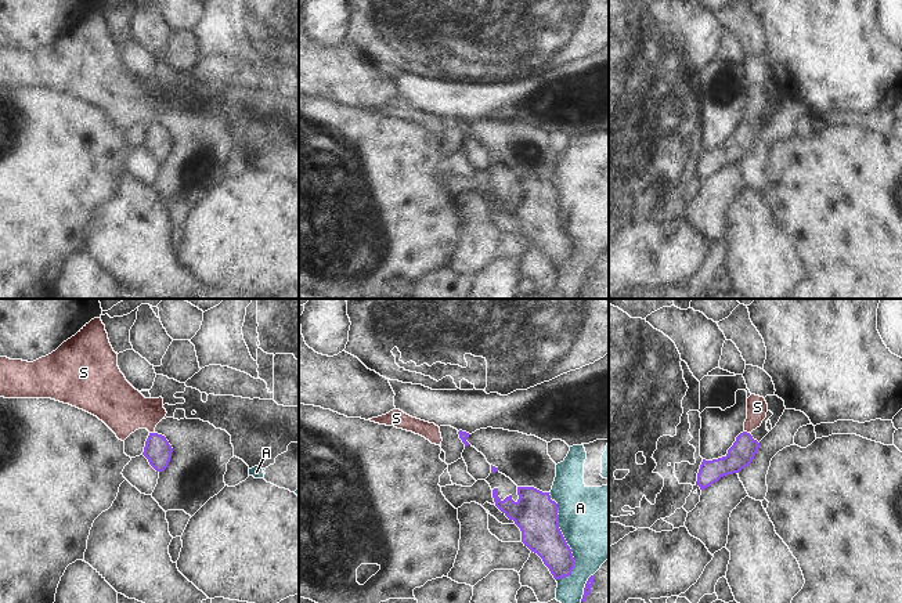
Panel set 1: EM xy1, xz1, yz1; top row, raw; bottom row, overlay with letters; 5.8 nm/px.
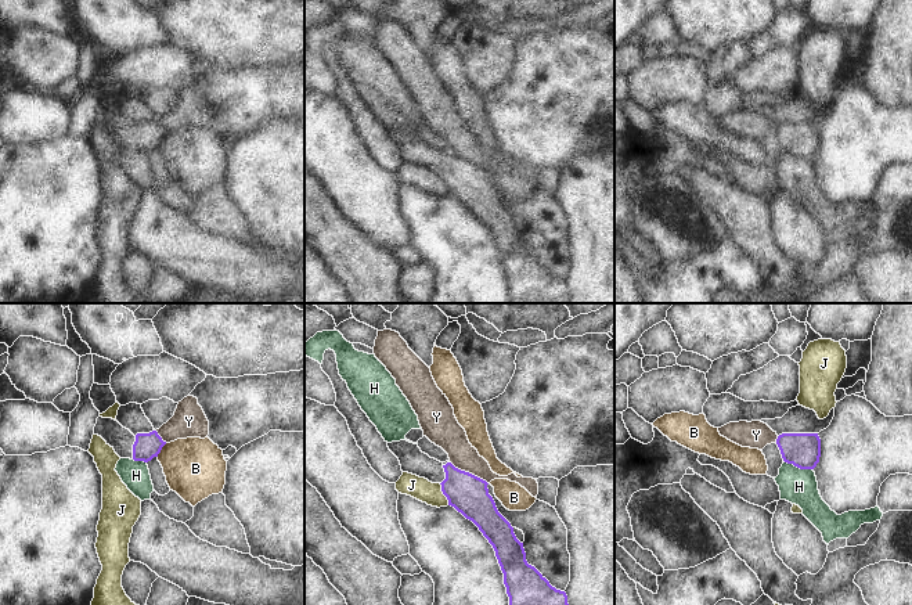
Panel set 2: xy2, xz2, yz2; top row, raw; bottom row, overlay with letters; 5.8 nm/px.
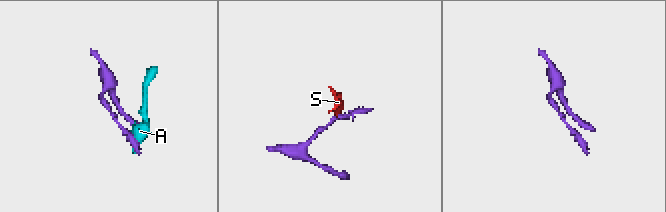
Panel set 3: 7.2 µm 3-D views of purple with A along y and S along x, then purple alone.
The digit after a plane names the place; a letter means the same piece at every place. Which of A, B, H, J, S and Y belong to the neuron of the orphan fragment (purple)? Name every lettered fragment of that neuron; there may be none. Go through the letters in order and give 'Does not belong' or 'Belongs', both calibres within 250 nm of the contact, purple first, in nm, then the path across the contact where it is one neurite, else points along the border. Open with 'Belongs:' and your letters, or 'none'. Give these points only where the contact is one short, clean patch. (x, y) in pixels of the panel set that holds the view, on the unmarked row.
Belongs: none
A: Does not belong. Thickness 240 nm (purple) against 420 nm
B: Does not belong. Thickness 150 nm (purple) against 360 nm
H: Does not belong. Thickness 200 nm (purple) against 200 nm
J: Does not belong. Thickness 220 nm (purple) against 130 nm. Boundary: xz2 (439, 173), (449, 194)
S: Does not belong. Thickness 160 nm (purple) against 280 nm. Boundary: xy1 (150, 122), (154, 123)
Y: Does not belong. Thickness 220 nm (purple) against 170 nm. Boundary: xz2 (450, 151), (487, 173)

